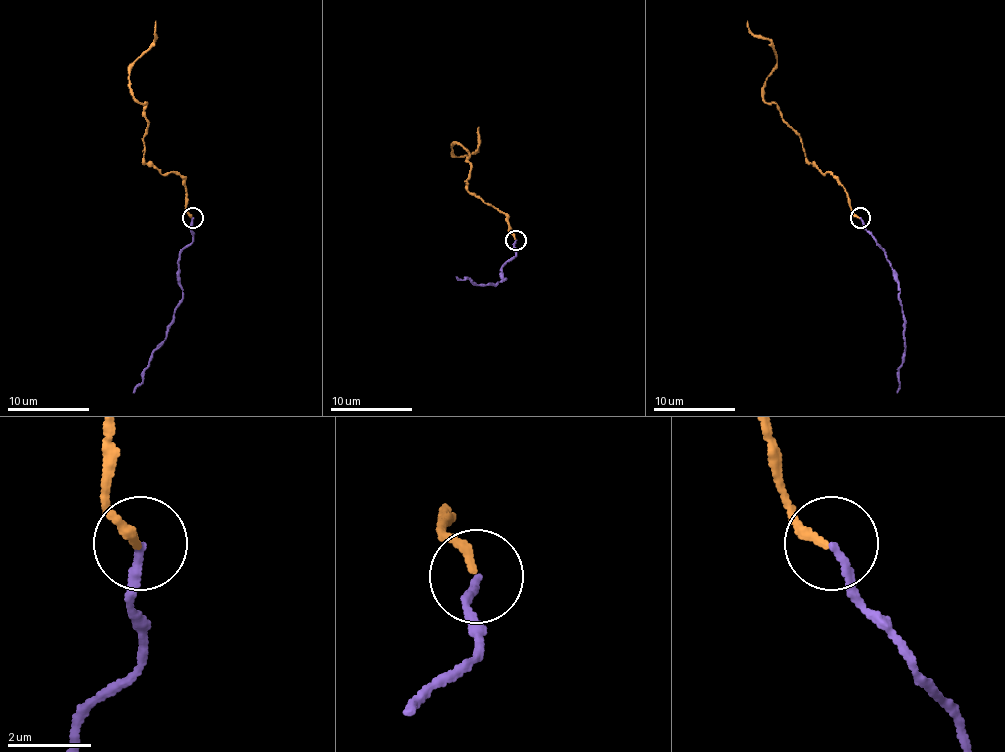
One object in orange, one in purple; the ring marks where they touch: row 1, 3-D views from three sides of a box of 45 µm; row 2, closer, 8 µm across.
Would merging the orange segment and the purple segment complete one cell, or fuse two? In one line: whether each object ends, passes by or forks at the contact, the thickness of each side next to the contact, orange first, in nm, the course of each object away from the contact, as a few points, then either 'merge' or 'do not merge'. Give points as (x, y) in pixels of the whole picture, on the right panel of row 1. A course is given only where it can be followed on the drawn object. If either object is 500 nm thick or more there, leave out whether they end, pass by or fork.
orange ends there; purple ends there; 240 nm thick on the orange side, 180 nm on the other; orange runs (858, 218), (848, 193), (809, 160), (801, 136), (774, 103), (768, 103), (764, 80), (776, 52), (748, 21); purple runs (860, 218), (887, 255), (899, 290), (903, 349), (897, 392); merge

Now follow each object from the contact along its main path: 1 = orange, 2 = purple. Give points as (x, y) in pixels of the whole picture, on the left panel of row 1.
1: (192, 218), (186, 212), (184, 181), (145, 160), (145, 103), (132, 95), (128, 68), (155, 39), (155, 21)
2: (192, 218), (192, 240), (179, 255), (179, 306), (167, 337), (155, 349), (143, 382), (132, 392)

